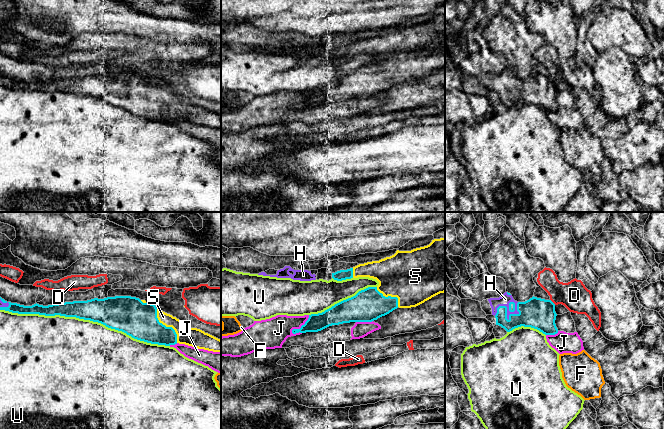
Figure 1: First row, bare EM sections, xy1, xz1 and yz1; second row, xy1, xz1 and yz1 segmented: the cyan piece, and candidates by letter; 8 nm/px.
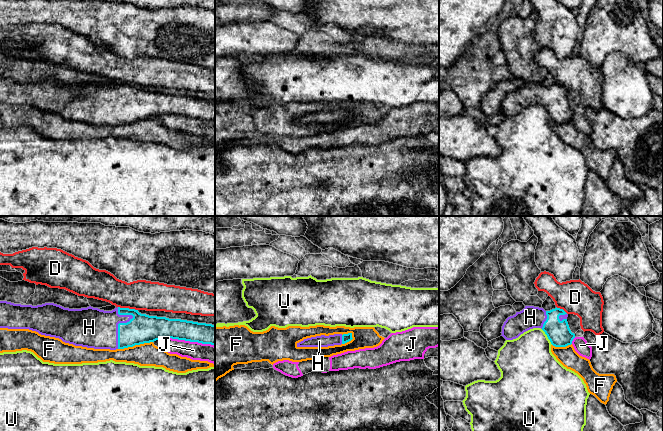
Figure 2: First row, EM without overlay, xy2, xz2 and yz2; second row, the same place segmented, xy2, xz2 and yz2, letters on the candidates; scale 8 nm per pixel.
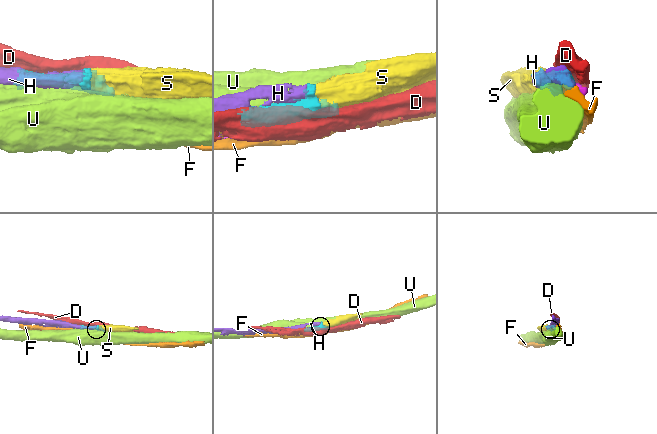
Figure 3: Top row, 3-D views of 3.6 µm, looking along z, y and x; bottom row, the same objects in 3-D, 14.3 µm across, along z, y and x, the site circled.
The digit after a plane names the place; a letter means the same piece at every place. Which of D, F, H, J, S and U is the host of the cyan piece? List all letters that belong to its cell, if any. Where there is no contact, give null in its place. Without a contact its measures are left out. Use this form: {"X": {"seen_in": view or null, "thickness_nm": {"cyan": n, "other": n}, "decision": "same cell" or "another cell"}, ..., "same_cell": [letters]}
{"D": {"seen_in": "xy2", "thickness_nm": {"cyan": 240, "other": 240}, "decision": "another cell"}, "F": {"seen_in": "xy2", "thickness_nm": {"cyan": 240, "other": 190}, "decision": "another cell"}, "H": {"seen_in": "yz1", "thickness_nm": {"cyan": 240, "other": 90}, "decision": "same cell"}, "J": {"seen_in": "xy2", "thickness_nm": {"cyan": 180, "other": 140}, "decision": "another cell"}, "S": {"seen_in": "xy1", "thickness_nm": {"cyan": 300, "other": 150}, "decision": "same cell"}, "U": {"seen_in": "xy1", "thickness_nm": {"cyan": 260, "other": 500}, "decision": "another cell"}, "same_cell": ["H", "S"]}

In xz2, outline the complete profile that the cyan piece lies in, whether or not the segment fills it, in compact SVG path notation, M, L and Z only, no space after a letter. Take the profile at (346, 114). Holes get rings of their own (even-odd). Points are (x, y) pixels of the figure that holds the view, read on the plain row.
M352 109L348 110L334 110L334 111L321 111L304 115L297 119L297 123L328 123L334 121L341 121L351 117Z

